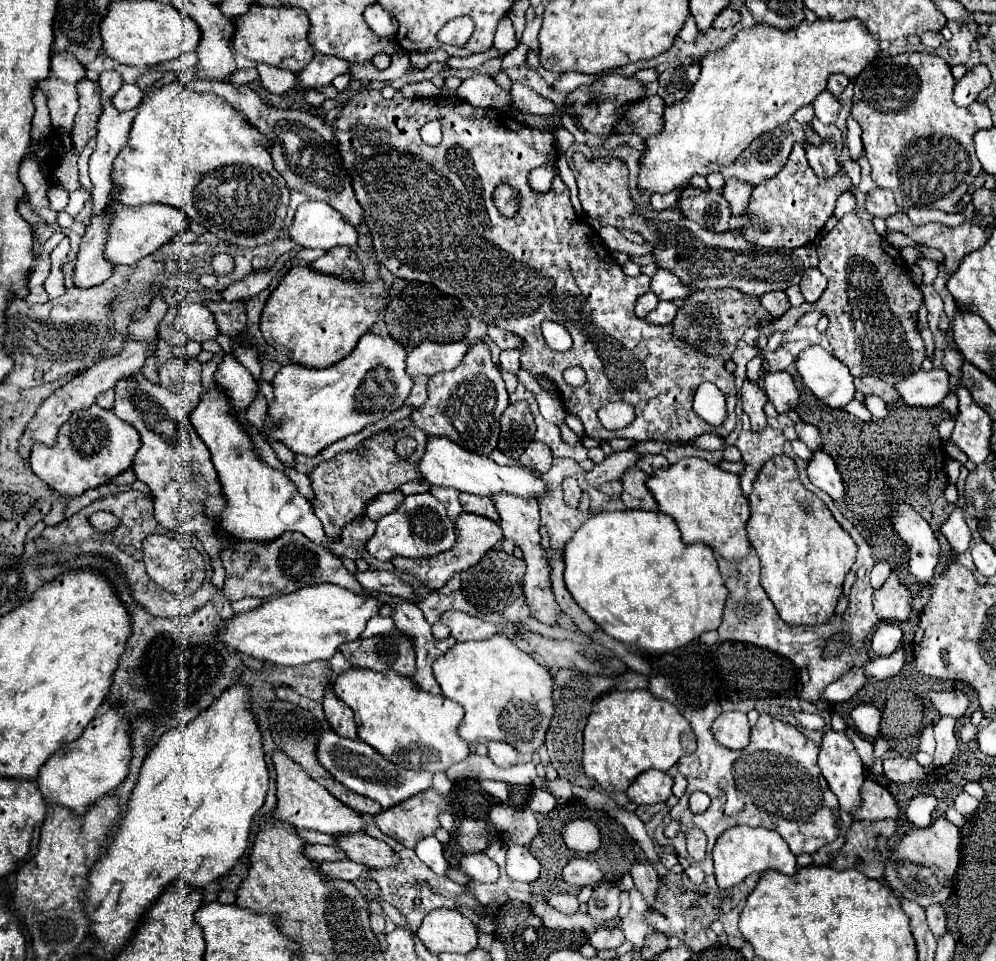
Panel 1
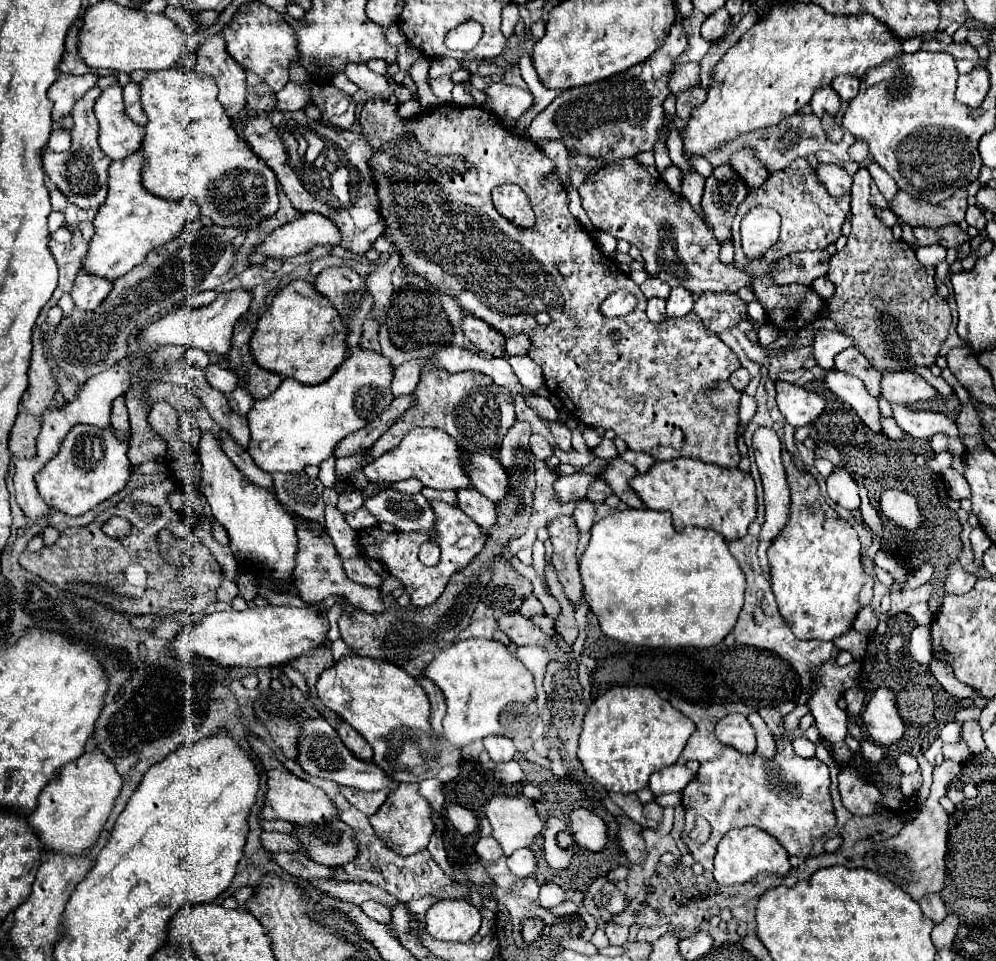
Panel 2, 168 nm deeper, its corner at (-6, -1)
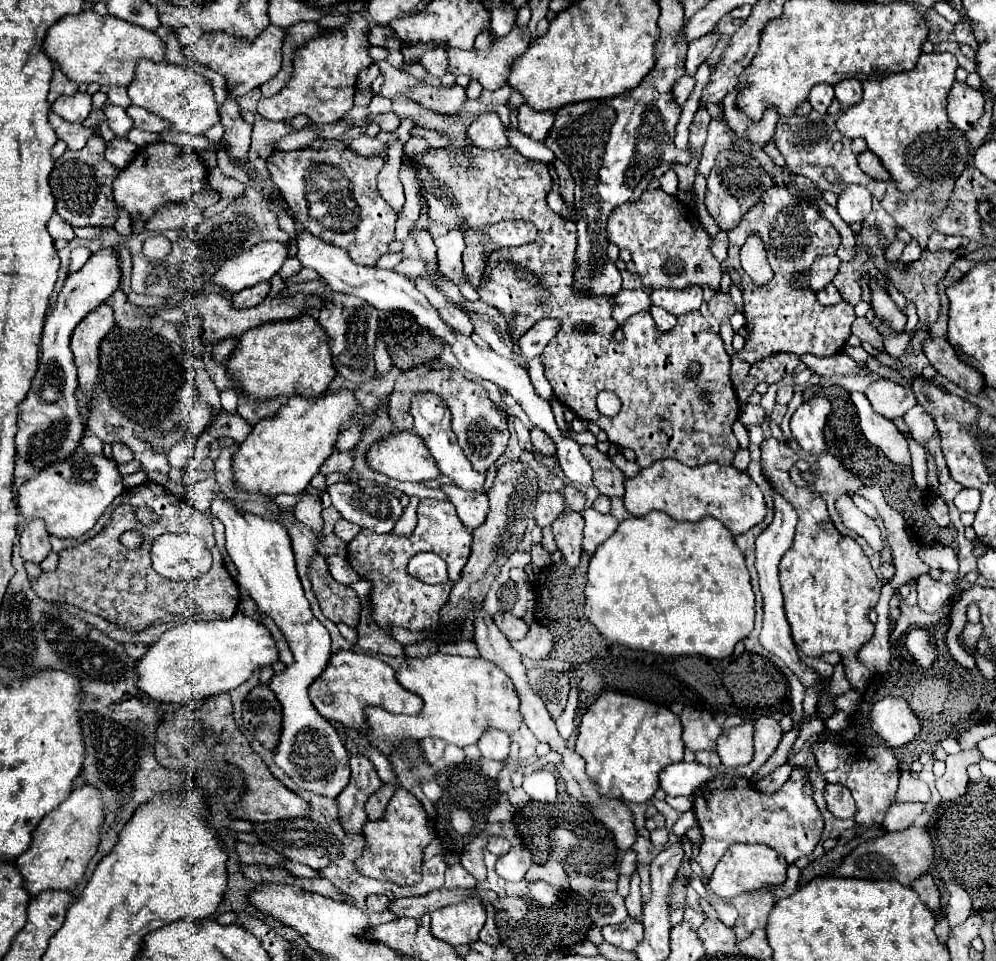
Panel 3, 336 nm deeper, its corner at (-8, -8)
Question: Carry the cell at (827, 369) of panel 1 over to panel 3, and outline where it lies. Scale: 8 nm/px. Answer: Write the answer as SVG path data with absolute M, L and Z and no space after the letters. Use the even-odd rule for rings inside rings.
M850 392L850 398L858 410L860 428L866 436L866 440L874 446L878 446L892 462L910 466L910 452L906 438L898 432L898 428L870 406L868 398L862 392Z

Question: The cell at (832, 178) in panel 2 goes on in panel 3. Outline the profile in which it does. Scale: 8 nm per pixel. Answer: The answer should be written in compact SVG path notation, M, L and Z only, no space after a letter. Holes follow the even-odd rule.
M848 184L840 194L838 194L838 214L844 222L862 222L872 206L872 196L864 186L858 184Z

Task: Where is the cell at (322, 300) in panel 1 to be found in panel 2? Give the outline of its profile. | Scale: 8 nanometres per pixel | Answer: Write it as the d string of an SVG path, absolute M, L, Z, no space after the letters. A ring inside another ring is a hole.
M296 279L274 297L266 315L258 317L250 349L256 365L266 371L298 379L306 385L318 385L336 371L342 359L348 357L346 333L346 325L340 321L332 303L316 293L310 283Z

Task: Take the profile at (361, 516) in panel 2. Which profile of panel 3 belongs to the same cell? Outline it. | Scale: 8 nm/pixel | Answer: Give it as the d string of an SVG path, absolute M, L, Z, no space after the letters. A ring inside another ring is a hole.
M338 520L336 526L334 526L334 532L336 532L338 538L342 538L344 542L350 542L350 540L356 538L356 534L360 532L360 528L358 528L358 524L352 524L352 522L348 522L348 520Z

